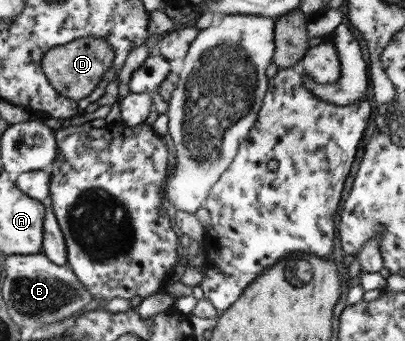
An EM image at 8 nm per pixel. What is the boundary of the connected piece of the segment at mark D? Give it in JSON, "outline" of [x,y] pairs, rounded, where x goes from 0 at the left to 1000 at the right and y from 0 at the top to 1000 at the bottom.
{"outline":[[[215,106],[119,144],[104,158],[96,205],[146,279],[190,296],[225,284],[232,255],[252,240],[257,217],[277,196],[277,176],[281,144],[262,114]]]}

